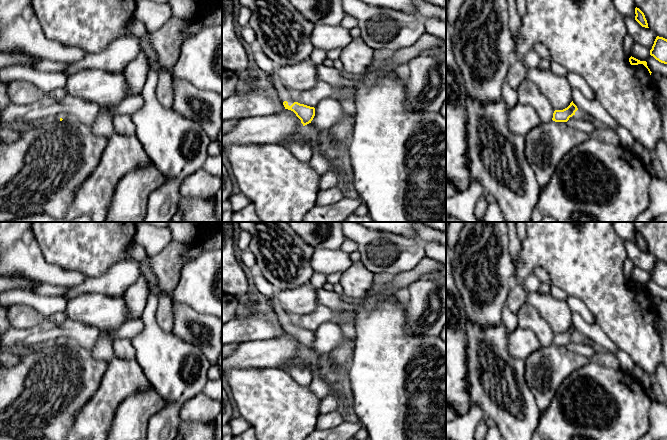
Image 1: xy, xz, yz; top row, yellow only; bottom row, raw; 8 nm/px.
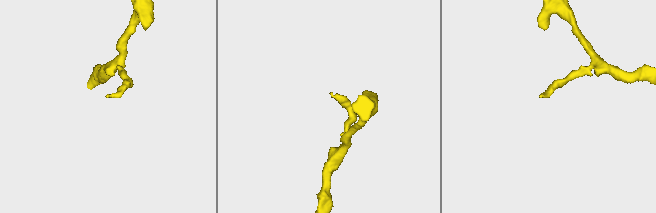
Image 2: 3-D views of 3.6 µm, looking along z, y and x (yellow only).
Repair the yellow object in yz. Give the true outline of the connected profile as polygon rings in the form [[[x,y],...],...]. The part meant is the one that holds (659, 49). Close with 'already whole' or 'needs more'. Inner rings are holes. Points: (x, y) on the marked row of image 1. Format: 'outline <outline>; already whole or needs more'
outline [[[657,36],[650,55],[661,63],[667,64],[667,39]]]; already whole

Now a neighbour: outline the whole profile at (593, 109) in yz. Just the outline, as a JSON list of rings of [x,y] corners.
[[[572,88],[572,101],[577,106],[578,112],[592,119],[597,124],[601,124],[616,131],[617,122],[606,111],[598,100],[589,100],[580,90]]]

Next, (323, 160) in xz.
[[[313,142],[313,153],[310,160],[311,167],[321,176],[335,167],[336,157],[320,142]]]

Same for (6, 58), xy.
[[[0,52],[0,69],[8,65],[29,65],[32,66],[41,58],[23,52]]]

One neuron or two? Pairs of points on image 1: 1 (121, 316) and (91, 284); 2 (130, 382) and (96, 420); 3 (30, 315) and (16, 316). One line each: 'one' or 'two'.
1: two
2: one
3: one

